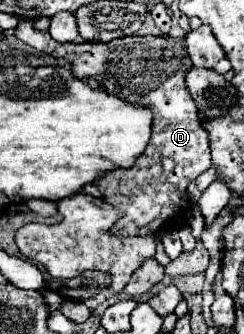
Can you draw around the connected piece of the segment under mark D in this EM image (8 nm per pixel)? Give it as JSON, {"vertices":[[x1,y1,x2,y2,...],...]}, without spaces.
{"vertices":[[20,21,16,37,42,53,68,59,72,63,72,73,78,79,90,75,102,89,128,103,144,105,154,111,152,139,134,167,116,169,96,181,98,189,104,193,104,201,124,211,124,217,114,225,112,233,116,237,154,235,174,221,180,223,190,213,186,187,212,163,208,133,202,131,196,117,198,107,186,91,184,77,194,65,190,63,190,55,186,55,184,41,164,35,130,35,110,43,58,43,48,31,36,31,32,21]]}

